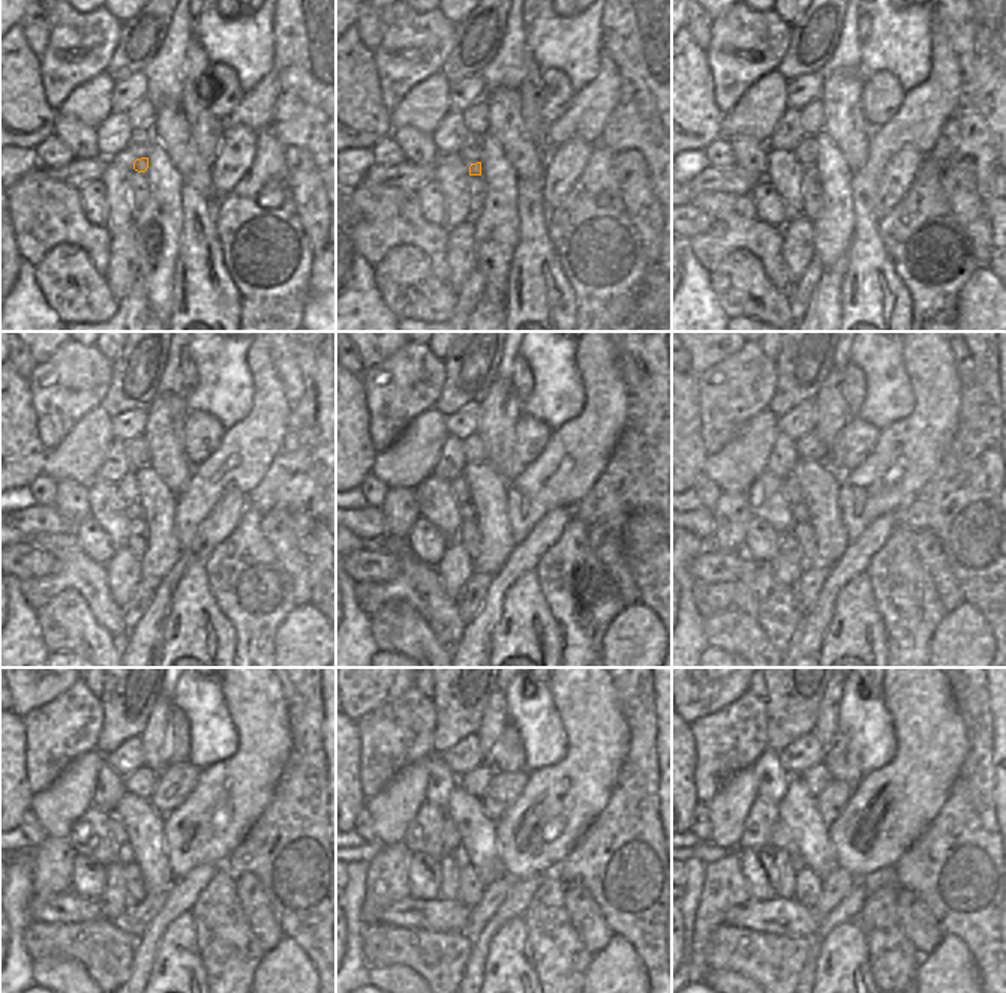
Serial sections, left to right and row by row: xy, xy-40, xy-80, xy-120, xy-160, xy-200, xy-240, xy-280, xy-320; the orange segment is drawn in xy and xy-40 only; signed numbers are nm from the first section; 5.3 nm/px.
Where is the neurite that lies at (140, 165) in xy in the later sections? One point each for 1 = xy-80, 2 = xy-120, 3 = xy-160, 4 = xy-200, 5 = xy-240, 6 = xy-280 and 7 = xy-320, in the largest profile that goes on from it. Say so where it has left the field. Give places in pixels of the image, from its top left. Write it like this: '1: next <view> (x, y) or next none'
1: next xy-80 (810, 171)
2: next xy-120 (134, 510)
3: next xy-160 (467, 510)
4: next xy-200 (799, 512)
5: next xy-240 (125, 851)
6: next xy-280 (459, 855)
7: next xy-320 (796, 860)

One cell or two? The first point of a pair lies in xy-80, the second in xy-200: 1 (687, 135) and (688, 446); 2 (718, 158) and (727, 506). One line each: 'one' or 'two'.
1: one
2: two

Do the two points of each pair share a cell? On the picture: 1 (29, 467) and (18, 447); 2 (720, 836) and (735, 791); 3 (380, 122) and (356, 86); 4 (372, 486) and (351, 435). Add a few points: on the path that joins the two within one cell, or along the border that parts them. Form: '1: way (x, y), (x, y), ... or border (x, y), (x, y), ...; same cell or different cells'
1: way (24, 462), (18, 452); same cell
2: way (727, 825), (729, 807), (733, 801); same cell
3: way (371, 116), (356, 101), (356, 95); same cell
4: border (369, 474), (357, 486); different cells

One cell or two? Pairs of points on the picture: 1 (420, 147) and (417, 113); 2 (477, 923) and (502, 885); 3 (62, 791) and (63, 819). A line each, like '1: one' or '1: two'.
1: two
2: one
3: one

